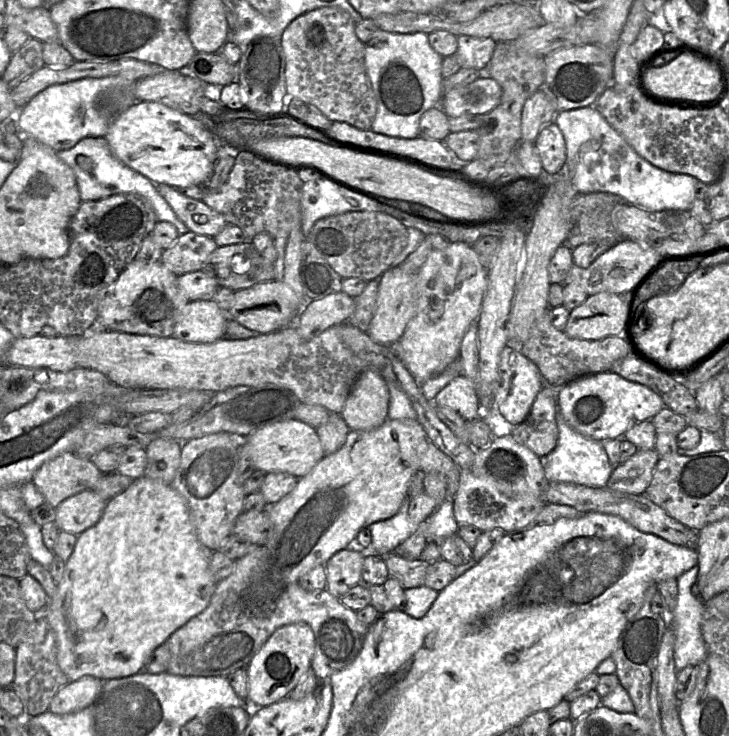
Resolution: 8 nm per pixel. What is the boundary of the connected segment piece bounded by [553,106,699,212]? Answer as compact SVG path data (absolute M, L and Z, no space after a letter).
M595 106L557 112L555 124L562 132L566 147L566 172L578 193L606 192L643 210L690 210L694 200L696 178L661 170L642 158L605 120Z

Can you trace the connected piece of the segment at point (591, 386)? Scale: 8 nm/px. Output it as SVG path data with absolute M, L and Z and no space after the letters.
M612 371L580 377L562 386L557 396L558 408L565 421L580 434L597 440L624 439L623 434L634 424L644 420L651 420L665 406L662 398L645 385L627 380Z

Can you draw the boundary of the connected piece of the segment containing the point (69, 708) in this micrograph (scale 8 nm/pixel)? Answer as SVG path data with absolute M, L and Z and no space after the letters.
M93 676L70 681L52 698L48 710L59 715L78 712L93 703L102 685L103 680Z

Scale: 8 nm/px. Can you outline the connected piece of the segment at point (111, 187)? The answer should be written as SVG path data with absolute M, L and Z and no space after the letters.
M105 137L83 138L72 148L58 151L56 155L74 172L82 202L100 200L115 194L137 193L148 200L156 213L158 221L172 223L180 235L190 231L159 194L157 185L119 161L112 153Z

